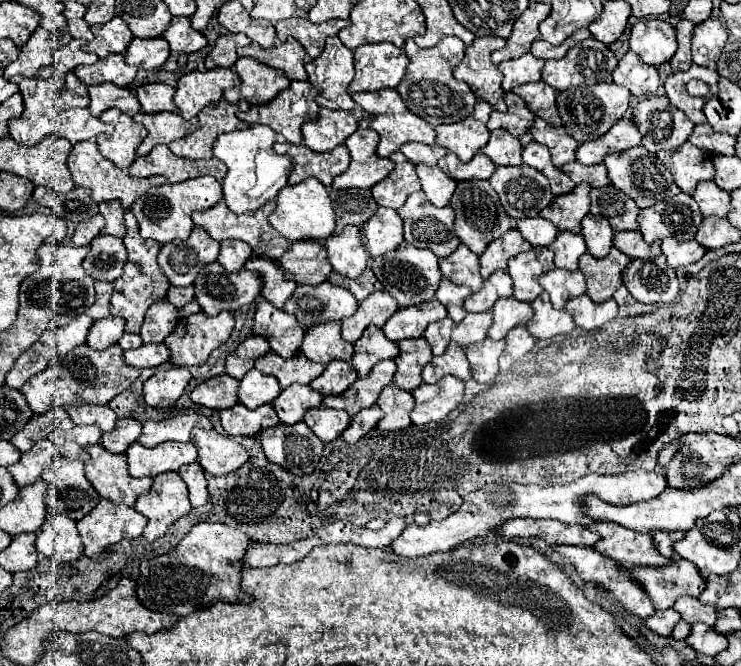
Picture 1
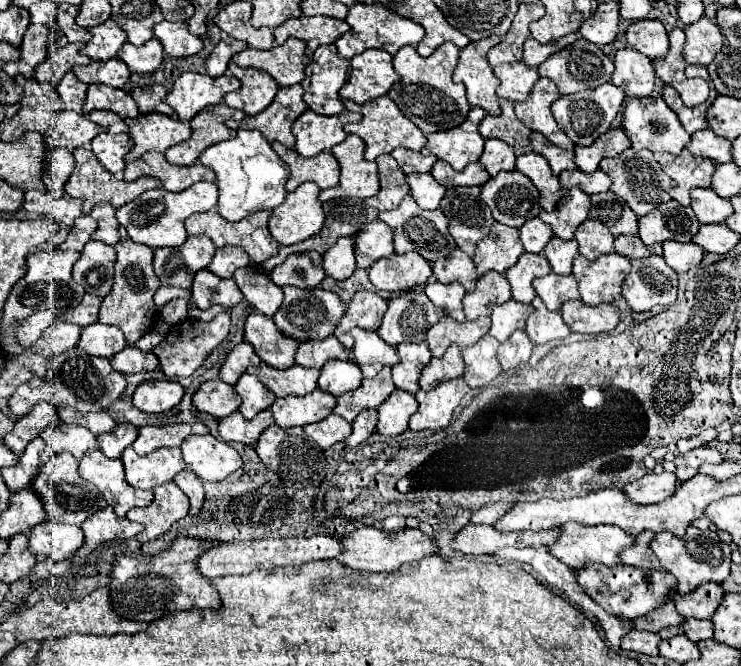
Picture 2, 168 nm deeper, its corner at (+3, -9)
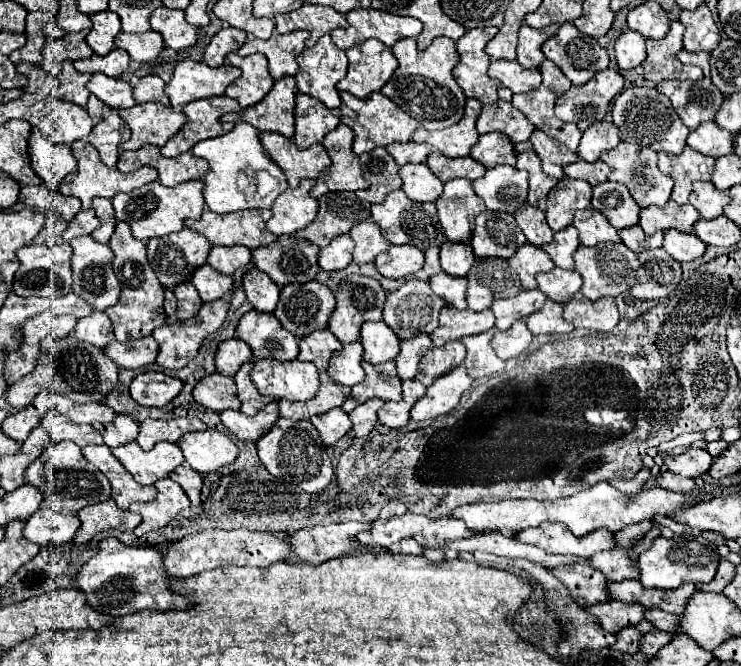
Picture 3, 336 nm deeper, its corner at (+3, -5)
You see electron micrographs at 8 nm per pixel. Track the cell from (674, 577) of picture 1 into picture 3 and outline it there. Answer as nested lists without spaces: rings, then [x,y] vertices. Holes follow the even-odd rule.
[[[587,560],[561,564],[553,568],[553,574],[559,580],[563,580],[563,584],[571,590],[571,594],[577,598],[581,606],[591,606],[591,604],[601,604],[611,600],[607,596],[609,580],[597,568],[591,568]]]

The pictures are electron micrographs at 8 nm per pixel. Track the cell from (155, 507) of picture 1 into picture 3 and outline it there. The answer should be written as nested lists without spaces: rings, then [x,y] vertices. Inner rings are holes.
[[[171,478],[159,480],[155,484],[155,488],[157,488],[155,500],[137,502],[137,504],[129,506],[131,512],[137,512],[143,516],[141,524],[133,530],[135,536],[139,536],[139,538],[147,532],[155,532],[155,530],[165,528],[181,510],[185,510],[189,506],[187,494]]]

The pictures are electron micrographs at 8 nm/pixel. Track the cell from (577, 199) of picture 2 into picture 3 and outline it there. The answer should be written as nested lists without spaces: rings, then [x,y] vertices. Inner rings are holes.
[[[563,178],[547,196],[547,224],[559,232],[571,226],[577,210],[583,210],[591,204],[591,186],[583,180]]]

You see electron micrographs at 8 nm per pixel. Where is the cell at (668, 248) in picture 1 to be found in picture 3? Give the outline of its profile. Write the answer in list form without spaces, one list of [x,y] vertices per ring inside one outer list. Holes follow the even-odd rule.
[[[665,230],[665,242],[663,248],[671,258],[677,262],[687,262],[703,256],[705,244],[695,234],[683,234],[679,230]]]

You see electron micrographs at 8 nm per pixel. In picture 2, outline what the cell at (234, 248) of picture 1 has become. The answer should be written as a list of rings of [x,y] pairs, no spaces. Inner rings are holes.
[[[223,246],[217,248],[209,270],[221,278],[233,278],[233,272],[239,268],[245,268],[251,264],[251,258],[247,256],[247,252],[239,246]]]

